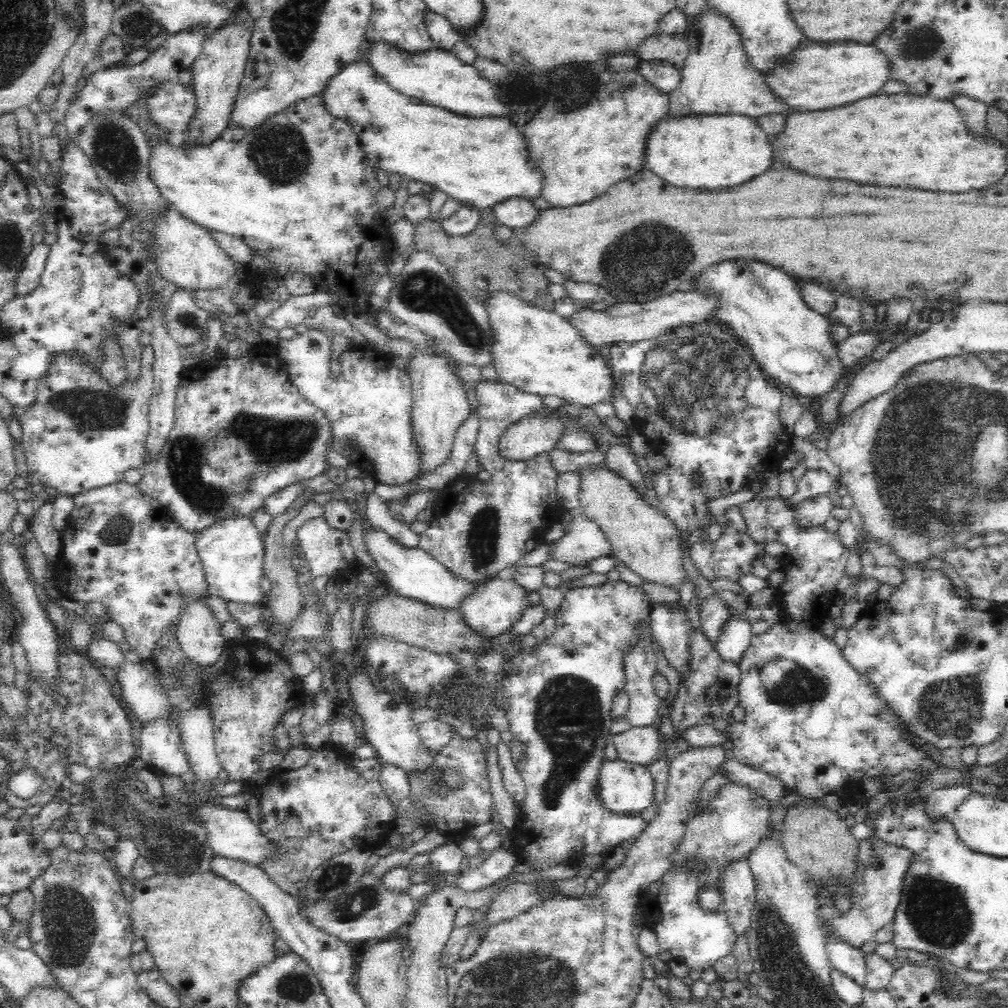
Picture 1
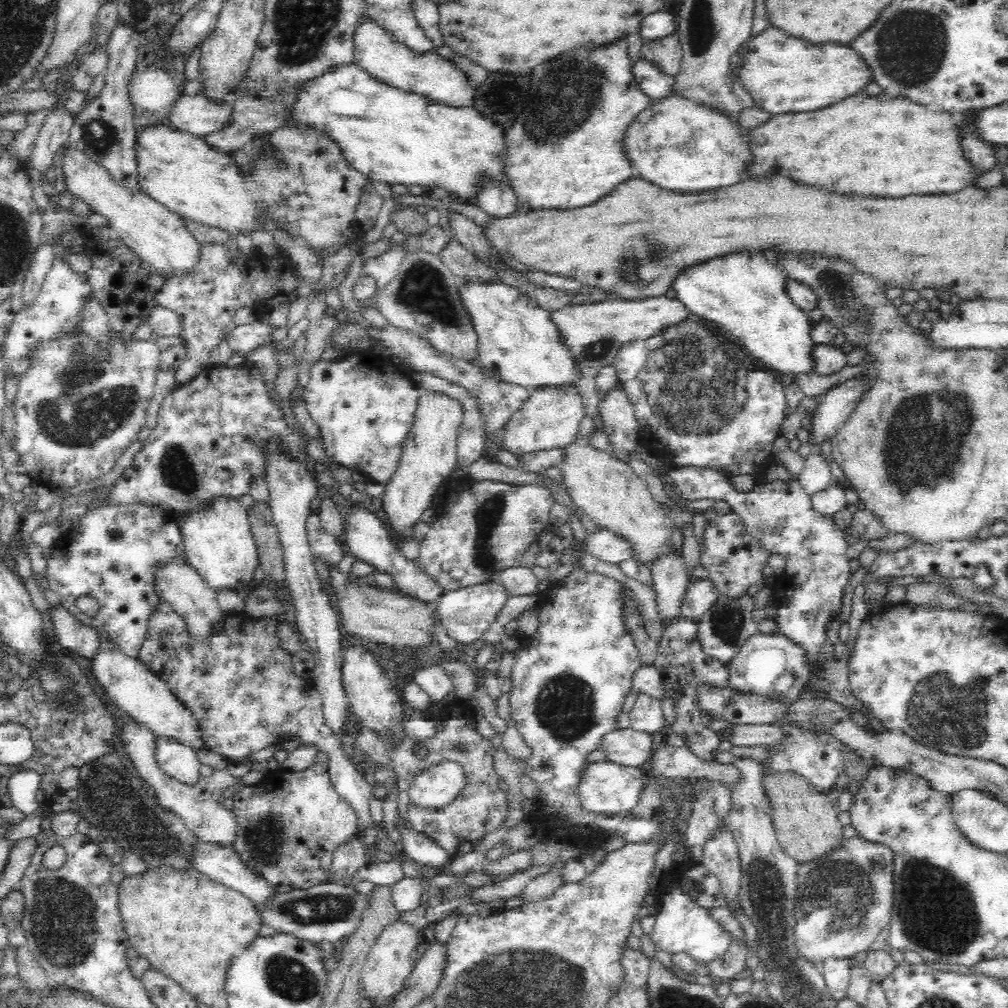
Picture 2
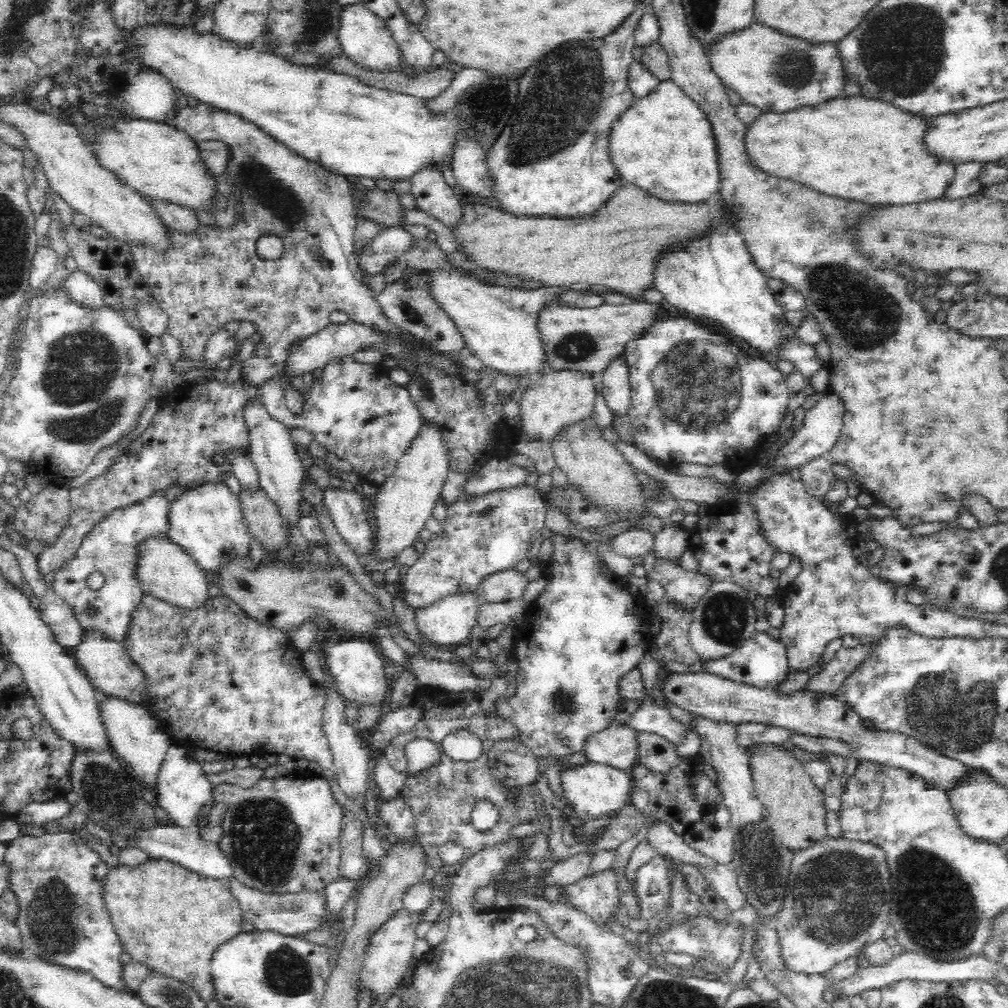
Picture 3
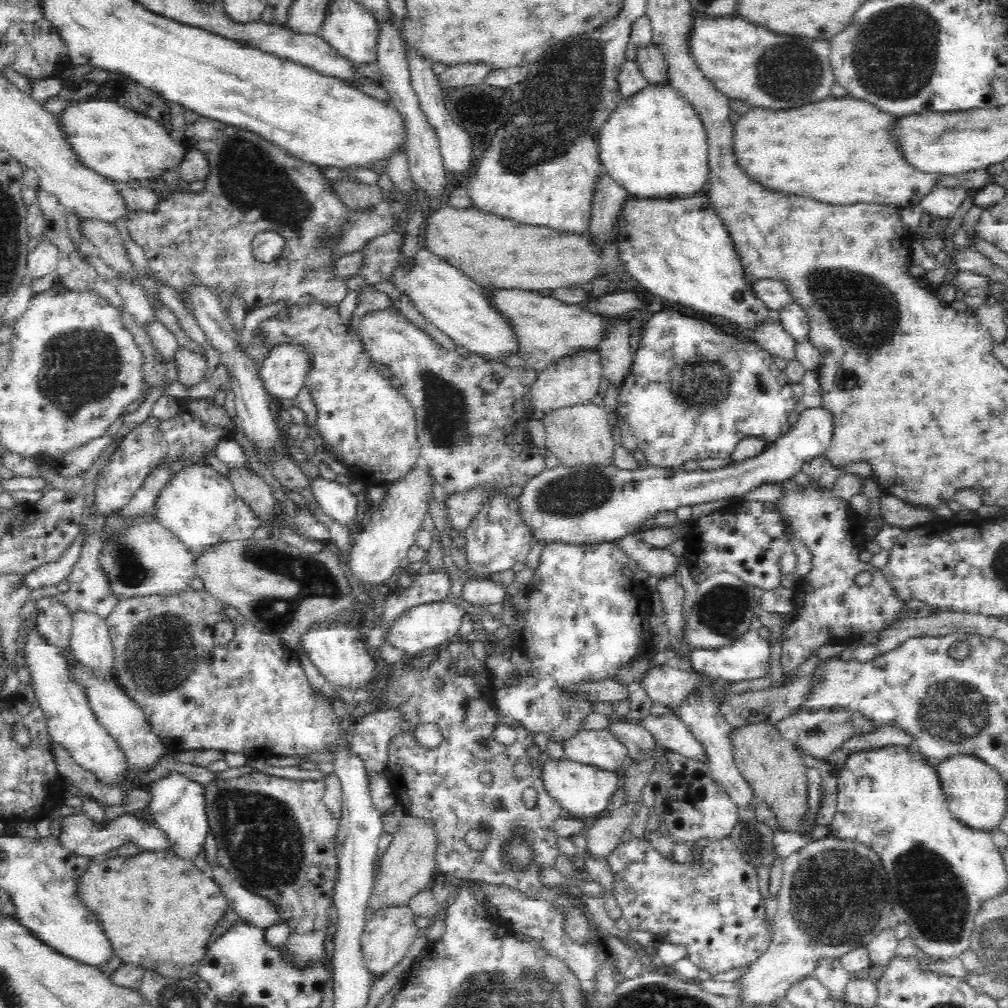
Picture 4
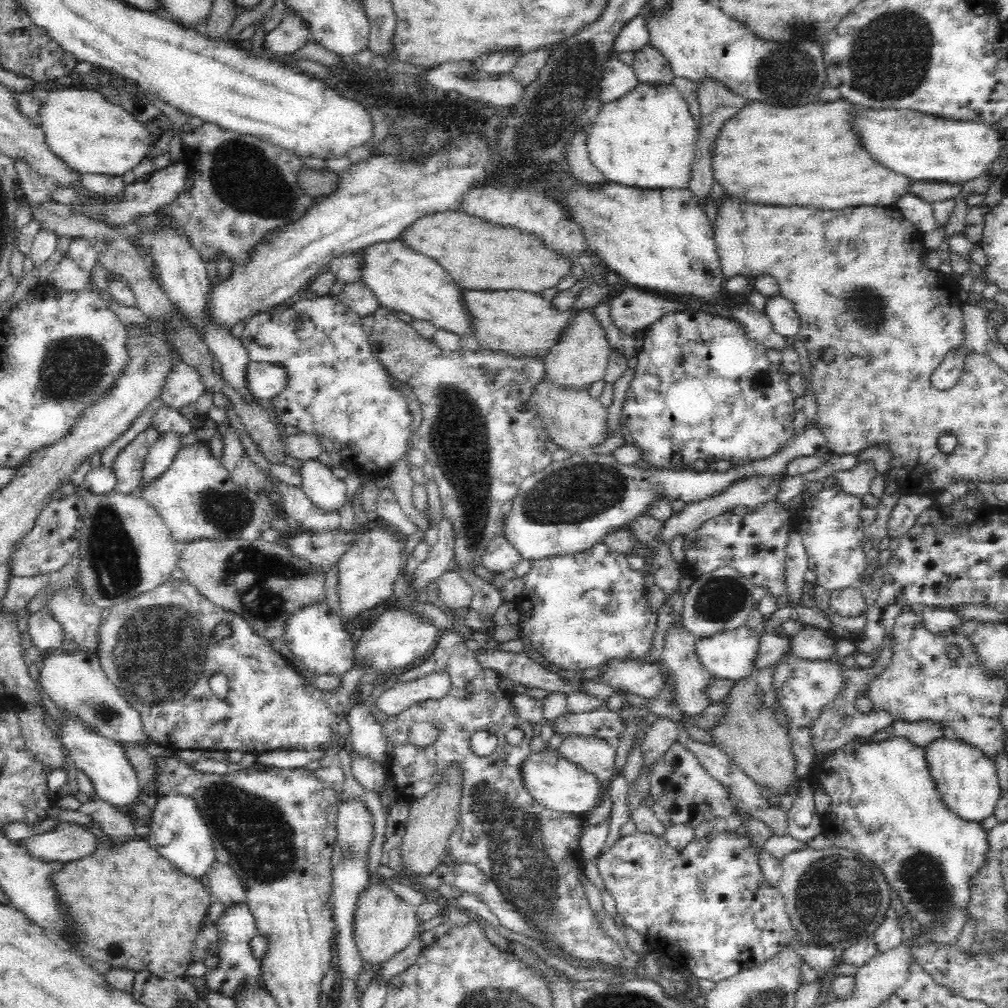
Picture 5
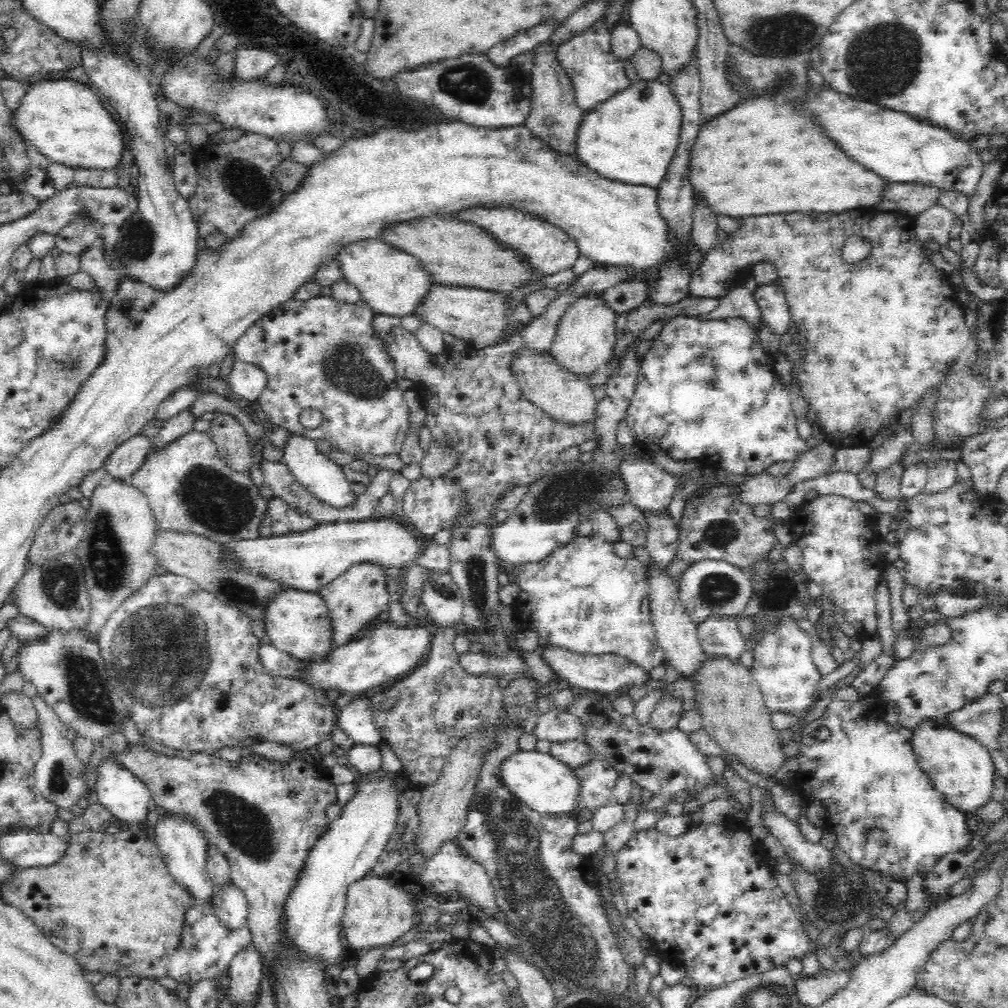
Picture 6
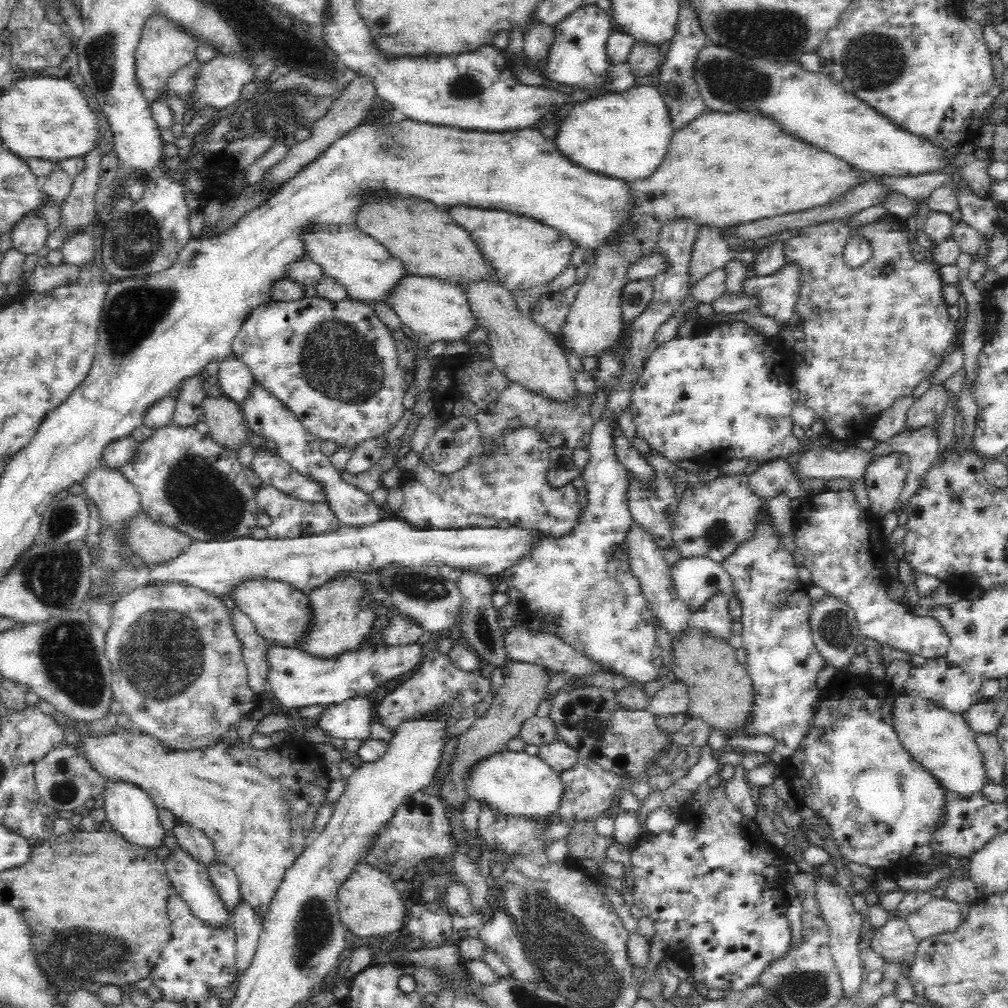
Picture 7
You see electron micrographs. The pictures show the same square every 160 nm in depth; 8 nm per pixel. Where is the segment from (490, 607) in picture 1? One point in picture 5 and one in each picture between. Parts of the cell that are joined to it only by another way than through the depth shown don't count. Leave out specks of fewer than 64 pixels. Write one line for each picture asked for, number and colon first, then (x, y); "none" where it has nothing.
2: (466, 614)
3: (447, 623)
4: (425, 627)
5: (399, 638)

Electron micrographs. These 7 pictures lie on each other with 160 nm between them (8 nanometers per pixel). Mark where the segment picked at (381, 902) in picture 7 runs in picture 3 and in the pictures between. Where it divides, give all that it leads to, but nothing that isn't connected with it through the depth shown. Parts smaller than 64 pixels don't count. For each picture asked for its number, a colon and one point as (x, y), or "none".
3: (390, 950)
4: (388, 933)
5: (385, 924)
6: (377, 913)

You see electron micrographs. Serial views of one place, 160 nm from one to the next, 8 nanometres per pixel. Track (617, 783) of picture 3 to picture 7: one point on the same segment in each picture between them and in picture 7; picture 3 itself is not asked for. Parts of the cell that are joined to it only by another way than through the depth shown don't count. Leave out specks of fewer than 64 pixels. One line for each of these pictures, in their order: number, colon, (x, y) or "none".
4: (584, 790)
5: (561, 785)
6: (544, 783)
7: (519, 783)

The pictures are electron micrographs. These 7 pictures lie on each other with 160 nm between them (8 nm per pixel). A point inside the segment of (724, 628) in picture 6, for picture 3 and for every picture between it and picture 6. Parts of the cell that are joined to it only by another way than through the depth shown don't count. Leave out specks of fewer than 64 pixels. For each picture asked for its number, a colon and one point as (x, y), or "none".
3: (762, 662)
4: (748, 658)
5: (732, 655)

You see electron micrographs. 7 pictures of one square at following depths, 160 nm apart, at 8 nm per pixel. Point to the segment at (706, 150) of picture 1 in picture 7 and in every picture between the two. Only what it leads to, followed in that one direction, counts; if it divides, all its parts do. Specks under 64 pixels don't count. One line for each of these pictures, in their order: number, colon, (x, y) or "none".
2: (678, 145)
3: (665, 144)
4: (655, 146)
5: (647, 140)
6: (632, 138)
7: (625, 135)

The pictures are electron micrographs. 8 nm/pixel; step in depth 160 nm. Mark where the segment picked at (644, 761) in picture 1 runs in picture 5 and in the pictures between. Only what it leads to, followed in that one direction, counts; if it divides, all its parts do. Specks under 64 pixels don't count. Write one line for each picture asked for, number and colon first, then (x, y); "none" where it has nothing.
2: (628, 747)
3: (617, 745)
4: (601, 748)
5: (594, 754)

